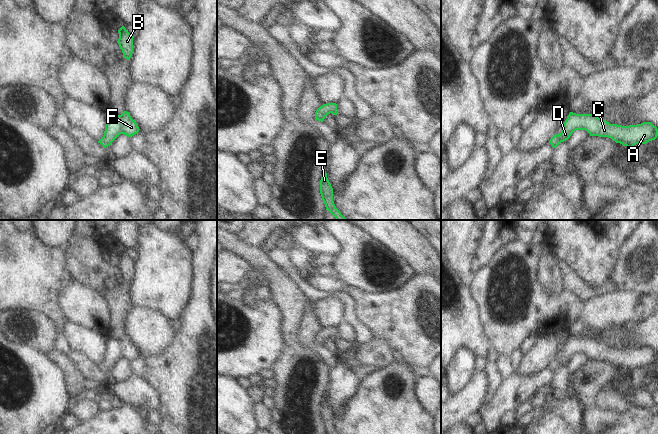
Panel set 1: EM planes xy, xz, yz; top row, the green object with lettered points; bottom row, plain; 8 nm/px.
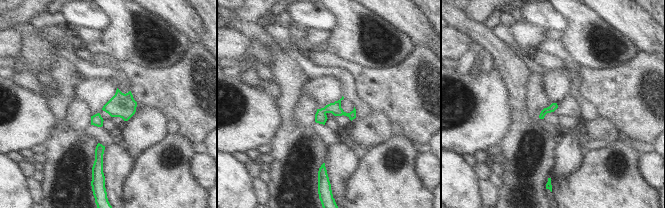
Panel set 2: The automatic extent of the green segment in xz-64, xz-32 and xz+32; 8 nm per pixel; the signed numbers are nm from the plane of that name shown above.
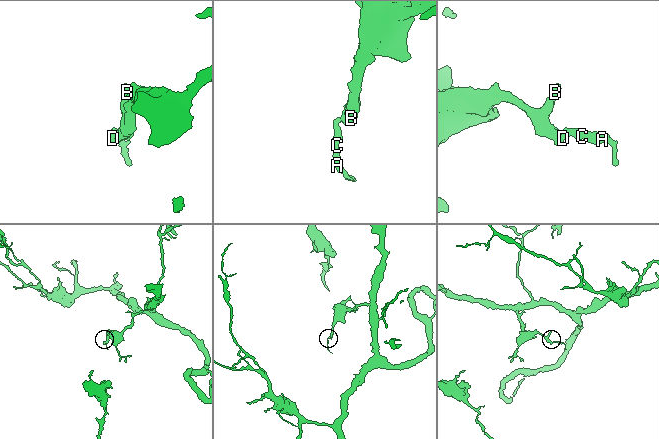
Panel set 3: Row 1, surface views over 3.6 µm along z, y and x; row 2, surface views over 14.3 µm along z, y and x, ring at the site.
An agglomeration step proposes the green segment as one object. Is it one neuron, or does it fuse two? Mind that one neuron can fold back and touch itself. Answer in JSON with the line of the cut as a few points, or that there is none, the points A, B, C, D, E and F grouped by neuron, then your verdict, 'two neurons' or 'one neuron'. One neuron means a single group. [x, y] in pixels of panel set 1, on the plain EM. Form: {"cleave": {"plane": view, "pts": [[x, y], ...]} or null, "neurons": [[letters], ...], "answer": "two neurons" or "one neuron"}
{"cleave": null, "neurons": [["A", "B", "C", "D", "E", "F"]], "answer": "one neuron"}

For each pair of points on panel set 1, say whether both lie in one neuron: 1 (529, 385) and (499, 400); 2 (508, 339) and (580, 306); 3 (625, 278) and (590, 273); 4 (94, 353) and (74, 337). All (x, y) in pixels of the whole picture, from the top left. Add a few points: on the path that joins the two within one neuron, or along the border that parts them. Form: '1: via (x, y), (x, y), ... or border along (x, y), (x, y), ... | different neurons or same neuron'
1: via (522, 388), (517, 389), (506, 400) | same neuron
2: via (526, 321), (534, 313), (552, 313), (562, 308) | same neuron
3: border along (619, 254), (609, 278) | different neurons
4: via (89, 348), (79, 338) | same neuron

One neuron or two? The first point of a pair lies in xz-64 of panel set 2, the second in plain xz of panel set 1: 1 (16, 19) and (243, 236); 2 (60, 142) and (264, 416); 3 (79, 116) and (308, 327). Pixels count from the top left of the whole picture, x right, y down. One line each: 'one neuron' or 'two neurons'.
1: one neuron
2: two neurons
3: one neuron

